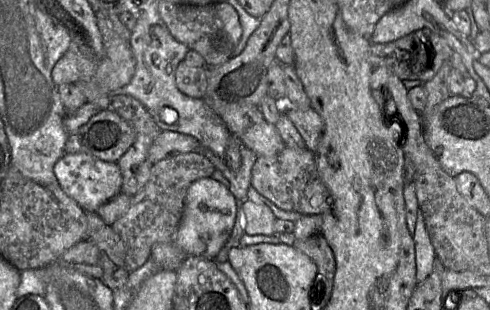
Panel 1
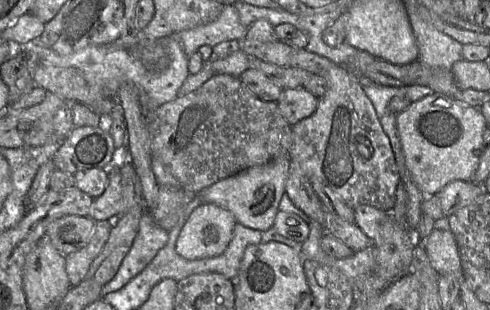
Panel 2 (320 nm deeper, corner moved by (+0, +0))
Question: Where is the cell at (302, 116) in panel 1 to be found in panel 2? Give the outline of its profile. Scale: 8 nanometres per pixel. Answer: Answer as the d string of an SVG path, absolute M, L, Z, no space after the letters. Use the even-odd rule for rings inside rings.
M299 87L284 89L276 103L282 116L293 126L314 114L318 99L306 88Z

